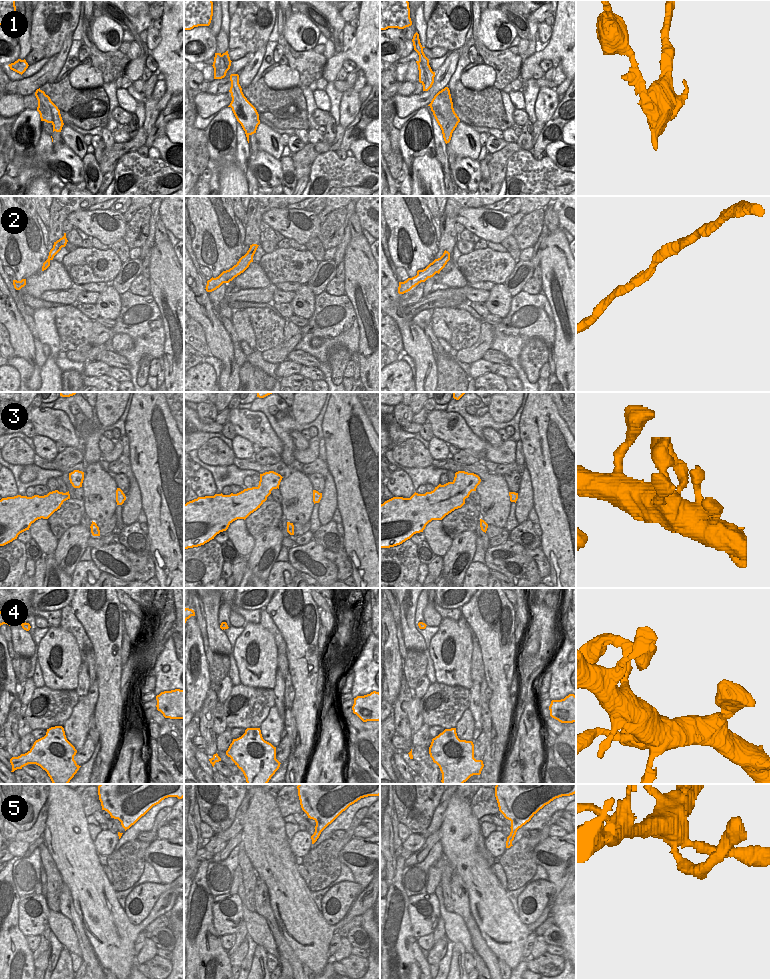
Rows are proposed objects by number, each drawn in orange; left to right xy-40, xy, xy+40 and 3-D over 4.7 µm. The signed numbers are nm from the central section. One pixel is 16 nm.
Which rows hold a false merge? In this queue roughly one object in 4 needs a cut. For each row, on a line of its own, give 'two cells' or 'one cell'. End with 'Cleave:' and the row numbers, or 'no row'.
1: two cells
2: one cell
3: one cell
4: one cell
5: one cell
Cleave: 1

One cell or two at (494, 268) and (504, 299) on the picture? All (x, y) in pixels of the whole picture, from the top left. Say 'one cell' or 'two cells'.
two cells

